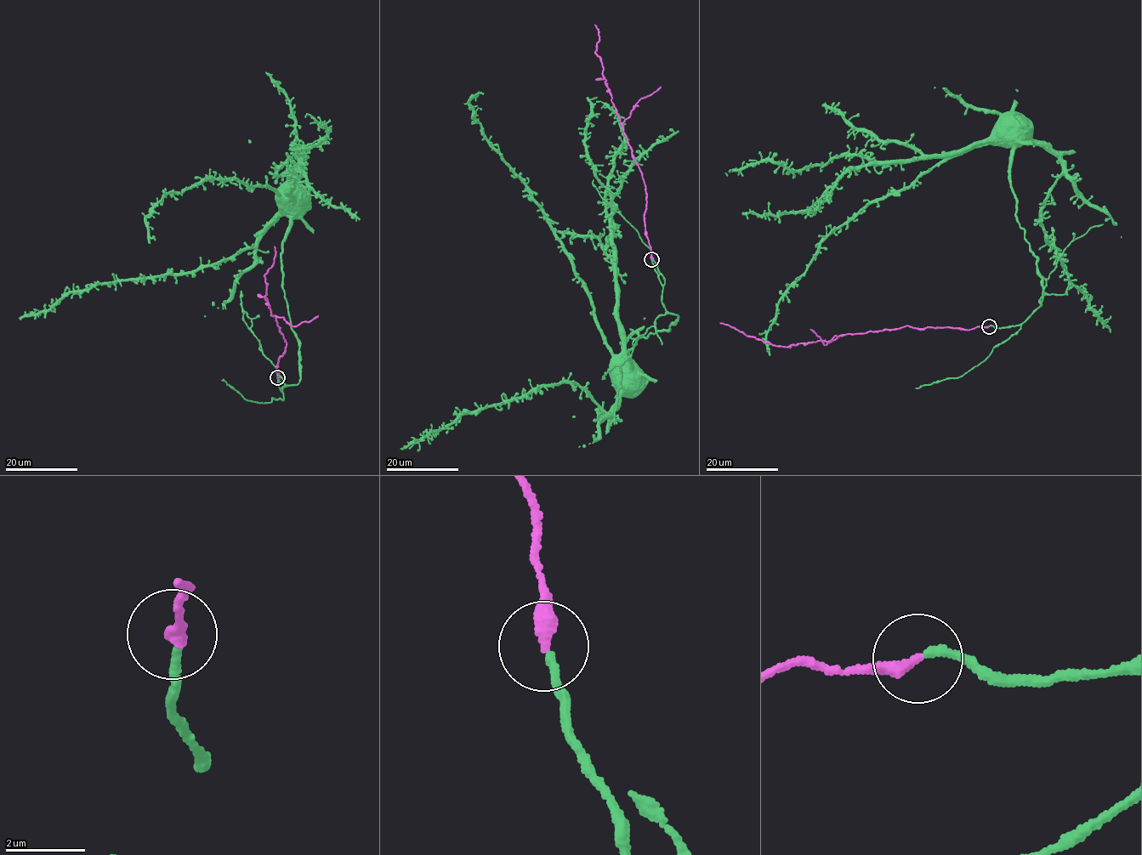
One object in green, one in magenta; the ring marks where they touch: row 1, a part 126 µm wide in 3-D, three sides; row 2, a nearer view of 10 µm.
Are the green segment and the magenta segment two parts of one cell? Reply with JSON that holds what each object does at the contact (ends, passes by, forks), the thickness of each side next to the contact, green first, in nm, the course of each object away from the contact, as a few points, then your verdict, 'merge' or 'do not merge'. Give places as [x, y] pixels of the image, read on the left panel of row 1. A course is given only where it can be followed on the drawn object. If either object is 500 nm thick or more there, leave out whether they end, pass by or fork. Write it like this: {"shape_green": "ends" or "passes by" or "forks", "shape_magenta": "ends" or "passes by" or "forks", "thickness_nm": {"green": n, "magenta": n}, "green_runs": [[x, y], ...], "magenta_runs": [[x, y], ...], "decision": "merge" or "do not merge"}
{"shape_green": "ends", "shape_magenta": "ends", "thickness_nm": {"green": 200, "magenta": 340}, "green_runs": [[278, 377], [282, 393], [300, 365], [275, 188], [213, 177], [164, 195], [145, 218], [156, 240]], "magenta_runs": [[277, 377], [278, 359], [286, 342], [264, 297], [264, 274], [274, 263], [274, 246]], "decision": "merge"}

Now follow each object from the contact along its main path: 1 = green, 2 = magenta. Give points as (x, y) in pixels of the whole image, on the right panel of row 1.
1: (990, 325), (1030, 316), (1042, 277), (1015, 214), (1012, 148), (989, 143), (835, 229), (783, 294), (769, 349)
2: (989, 325), (970, 330), (905, 325), (786, 347), (745, 336), (719, 323)

